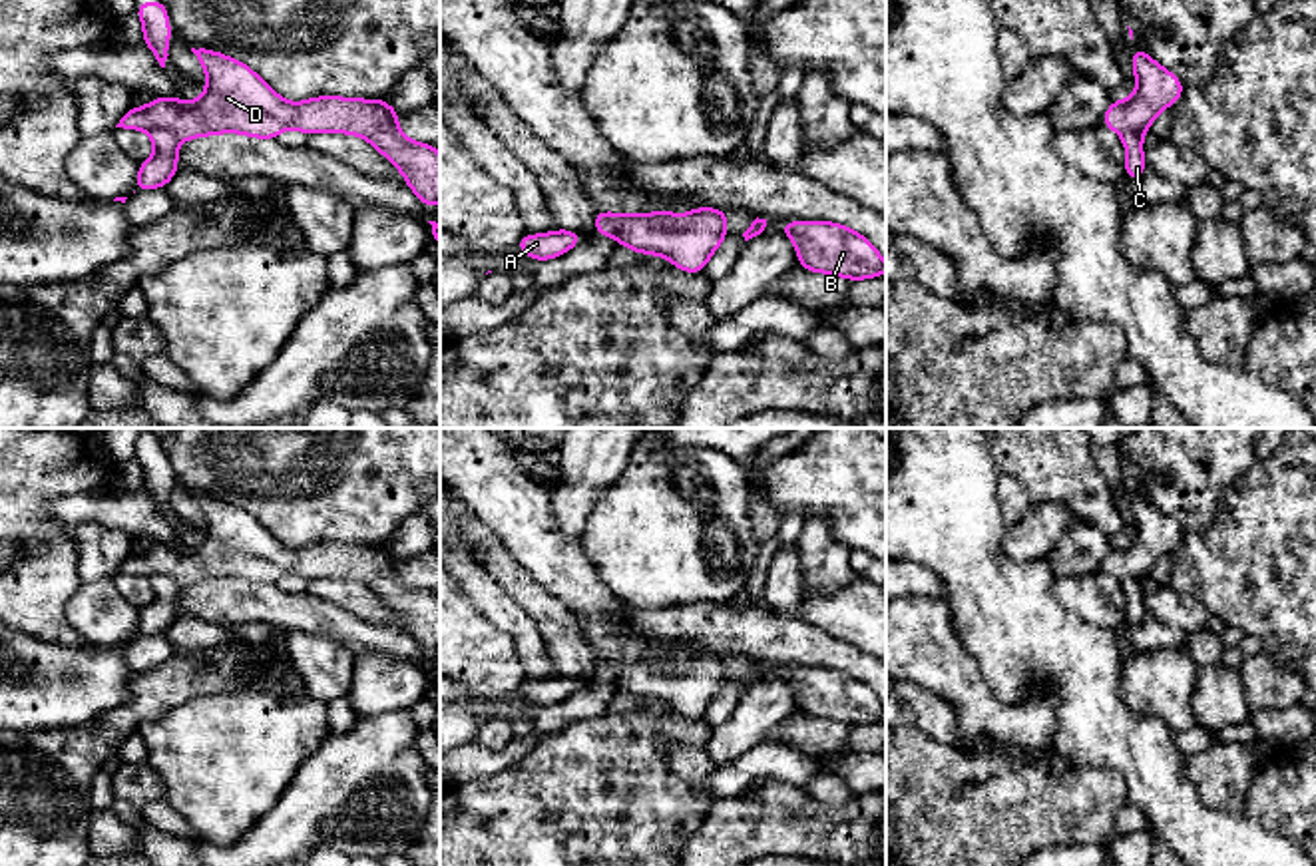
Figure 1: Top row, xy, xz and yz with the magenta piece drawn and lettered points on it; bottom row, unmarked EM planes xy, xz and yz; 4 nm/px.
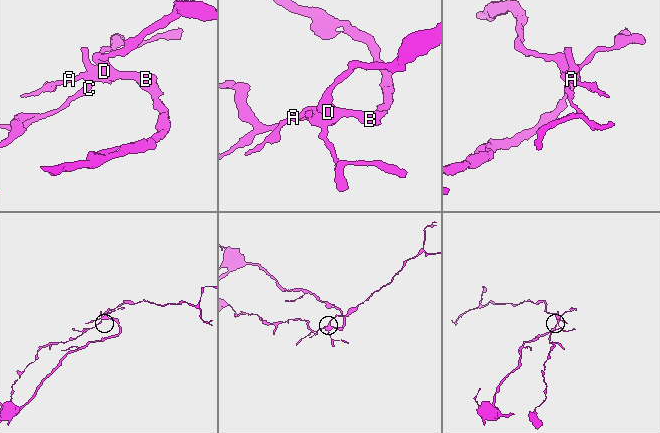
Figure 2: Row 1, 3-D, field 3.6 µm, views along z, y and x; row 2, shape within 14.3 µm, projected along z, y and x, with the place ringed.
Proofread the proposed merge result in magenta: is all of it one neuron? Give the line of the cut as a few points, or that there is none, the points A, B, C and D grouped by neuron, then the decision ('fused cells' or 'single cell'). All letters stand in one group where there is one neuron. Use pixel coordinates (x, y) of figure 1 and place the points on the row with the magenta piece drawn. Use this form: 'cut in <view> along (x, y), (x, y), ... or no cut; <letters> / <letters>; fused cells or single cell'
cut in xy along (148, 130), (168, 130), (180, 140); A B D / C; fused cells

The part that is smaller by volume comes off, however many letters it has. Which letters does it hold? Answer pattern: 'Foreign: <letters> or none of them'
Foreign: C

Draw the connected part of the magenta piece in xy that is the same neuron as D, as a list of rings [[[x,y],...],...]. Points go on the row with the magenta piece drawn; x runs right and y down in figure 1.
[[[205,48],[191,52],[207,74],[203,96],[195,102],[155,98],[125,111],[115,127],[167,129],[179,141],[227,131],[261,139],[275,139],[283,129],[352,133],[372,143],[424,205],[440,203],[440,153],[432,143],[402,135],[398,111],[386,100],[321,96],[293,104],[247,64]]]

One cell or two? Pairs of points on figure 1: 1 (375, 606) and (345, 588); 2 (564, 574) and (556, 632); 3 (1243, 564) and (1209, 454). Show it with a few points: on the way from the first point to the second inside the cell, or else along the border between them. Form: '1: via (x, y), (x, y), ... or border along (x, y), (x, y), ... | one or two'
1: via (367, 606), (353, 596) | one
2: border along (526, 568), (574, 616), (586, 640) | two
3: border along (1253, 462), (1225, 492), (1215, 516), (1191, 532) | two

